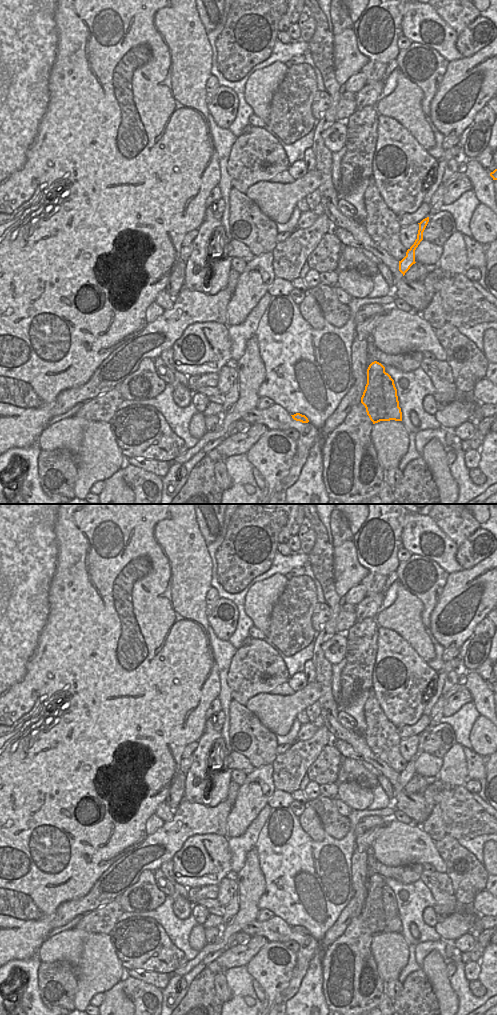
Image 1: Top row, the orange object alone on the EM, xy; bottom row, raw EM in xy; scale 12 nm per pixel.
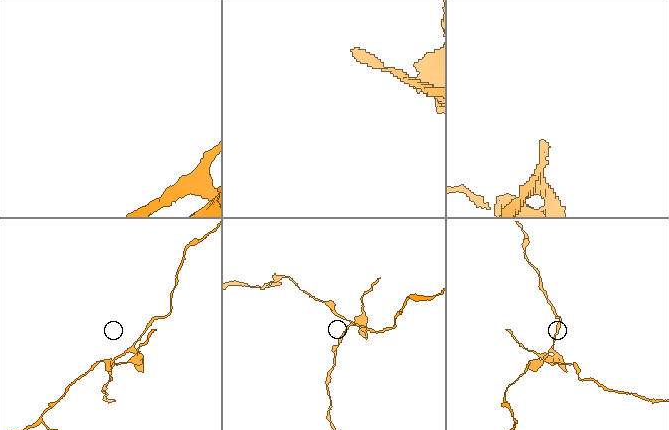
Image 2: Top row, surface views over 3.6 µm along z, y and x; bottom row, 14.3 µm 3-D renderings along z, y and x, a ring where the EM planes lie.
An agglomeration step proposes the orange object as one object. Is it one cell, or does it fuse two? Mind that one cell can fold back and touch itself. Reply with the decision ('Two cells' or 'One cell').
Two cells

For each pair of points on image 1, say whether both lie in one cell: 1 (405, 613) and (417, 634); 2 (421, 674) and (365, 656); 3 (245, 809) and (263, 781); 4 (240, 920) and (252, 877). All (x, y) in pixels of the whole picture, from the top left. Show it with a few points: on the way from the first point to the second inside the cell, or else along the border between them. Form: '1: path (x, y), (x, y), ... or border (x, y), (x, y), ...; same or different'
1: path (405, 618), (412, 629); same
2: border (378, 636), (372, 682); different
3: path (249, 802), (258, 788); same
4: path (248, 909), (250, 888); same

